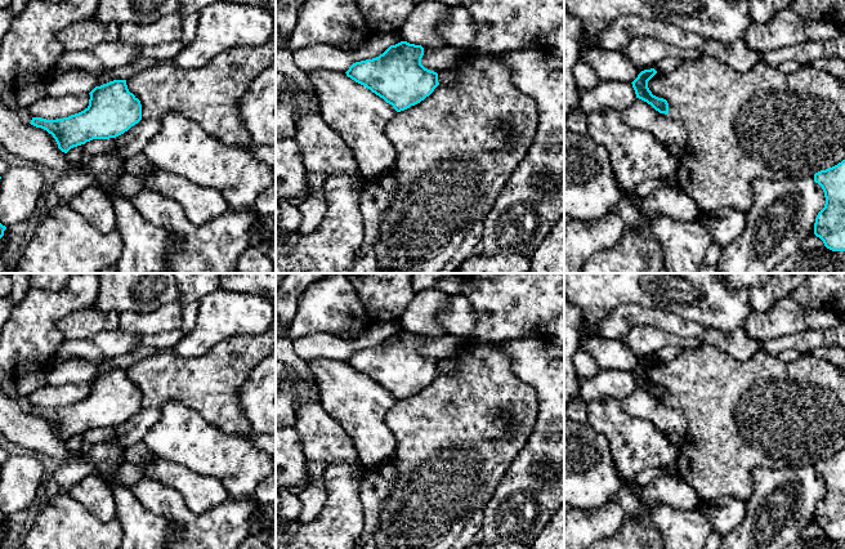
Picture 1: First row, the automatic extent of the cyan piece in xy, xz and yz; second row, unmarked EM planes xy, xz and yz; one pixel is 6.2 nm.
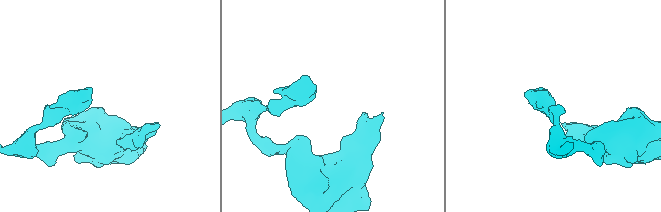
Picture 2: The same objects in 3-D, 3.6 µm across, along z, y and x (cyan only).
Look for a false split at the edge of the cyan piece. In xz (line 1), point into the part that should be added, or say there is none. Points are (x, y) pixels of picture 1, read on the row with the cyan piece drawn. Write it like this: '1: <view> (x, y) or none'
1: none

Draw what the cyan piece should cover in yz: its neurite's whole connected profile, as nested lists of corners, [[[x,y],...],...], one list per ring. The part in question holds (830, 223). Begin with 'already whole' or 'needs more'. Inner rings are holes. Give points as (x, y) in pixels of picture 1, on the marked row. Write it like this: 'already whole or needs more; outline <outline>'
already whole; outline [[[845,160],[837,165],[814,174],[826,197],[824,207],[818,213],[814,223],[814,235],[832,251],[845,251]]]

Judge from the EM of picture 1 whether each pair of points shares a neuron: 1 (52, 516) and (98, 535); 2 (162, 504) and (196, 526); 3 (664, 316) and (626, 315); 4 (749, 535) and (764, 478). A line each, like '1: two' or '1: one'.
1: one
2: one
3: one
4: one

